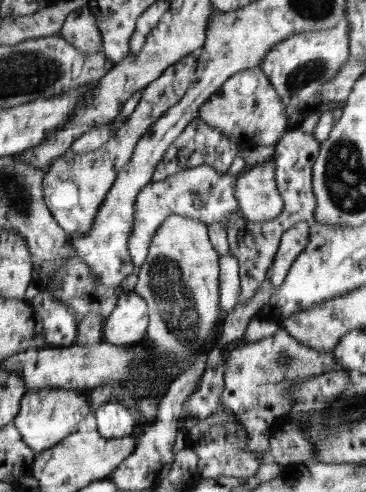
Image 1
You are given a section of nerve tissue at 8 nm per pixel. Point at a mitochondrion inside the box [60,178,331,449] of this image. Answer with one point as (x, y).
(168, 286)

